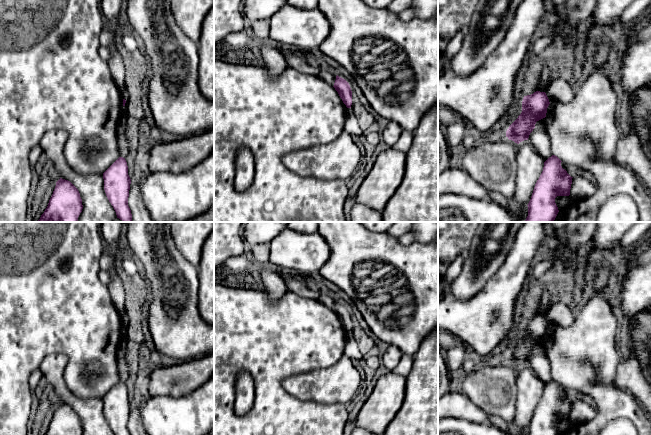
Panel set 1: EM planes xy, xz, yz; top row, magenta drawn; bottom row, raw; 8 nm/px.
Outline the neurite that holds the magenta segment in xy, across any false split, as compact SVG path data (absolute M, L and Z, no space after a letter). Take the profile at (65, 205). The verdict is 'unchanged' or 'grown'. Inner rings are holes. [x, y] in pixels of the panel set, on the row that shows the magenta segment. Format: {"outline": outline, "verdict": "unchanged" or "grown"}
{"outline": "M60 178L47 208L37 222L78 222L82 209L78 189L70 181Z", "verdict": "unchanged"}

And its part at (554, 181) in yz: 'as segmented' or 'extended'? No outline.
as segmented

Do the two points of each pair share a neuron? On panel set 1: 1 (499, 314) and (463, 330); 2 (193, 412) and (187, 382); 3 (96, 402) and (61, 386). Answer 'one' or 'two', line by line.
1: one
2: two
3: one

